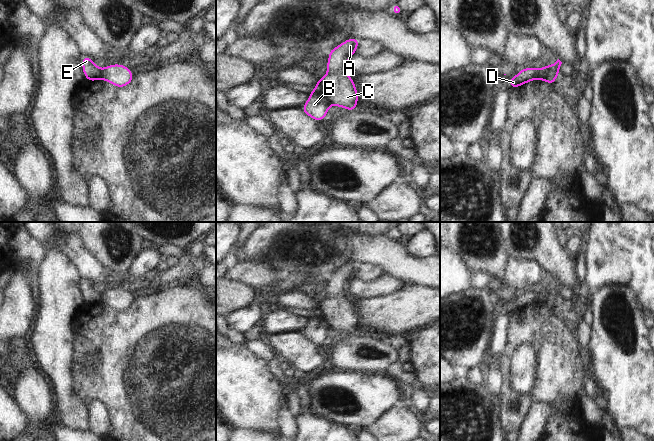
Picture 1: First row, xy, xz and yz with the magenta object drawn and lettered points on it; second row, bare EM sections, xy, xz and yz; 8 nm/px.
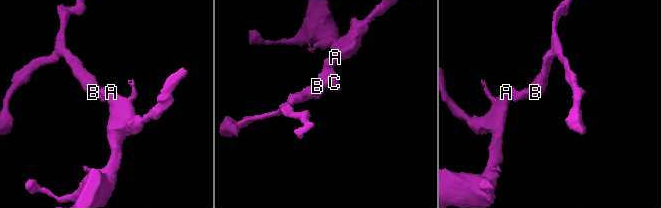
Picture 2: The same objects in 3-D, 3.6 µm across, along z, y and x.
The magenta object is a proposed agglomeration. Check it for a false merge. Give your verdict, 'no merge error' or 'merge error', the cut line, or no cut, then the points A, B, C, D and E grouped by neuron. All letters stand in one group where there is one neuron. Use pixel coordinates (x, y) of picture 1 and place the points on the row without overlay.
merge error | xz (315, 313), (320, 315), (331, 327) | A C D / B E

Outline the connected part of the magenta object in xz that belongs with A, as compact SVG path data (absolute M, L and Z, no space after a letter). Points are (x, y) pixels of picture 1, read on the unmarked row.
M348 262L336 272L329 274L327 298L322 302L317 303L316 308L316 314L324 318L333 330L348 333L350 336L354 336L358 329L359 322L354 304L346 296L346 289L349 287L350 281L356 278L356 273L360 266L360 263Z

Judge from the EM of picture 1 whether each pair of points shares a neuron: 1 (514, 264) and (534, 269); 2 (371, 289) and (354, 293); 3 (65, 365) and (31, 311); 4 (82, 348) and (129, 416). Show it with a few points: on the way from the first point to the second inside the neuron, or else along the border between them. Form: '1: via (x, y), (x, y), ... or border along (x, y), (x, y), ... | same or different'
1: via (519, 269), (529, 269) | same
2: via (367, 289), (358, 290) | same
3: border along (37, 316), (34, 324) | different
4: via (80, 366), (80, 373), (111, 398) | same

